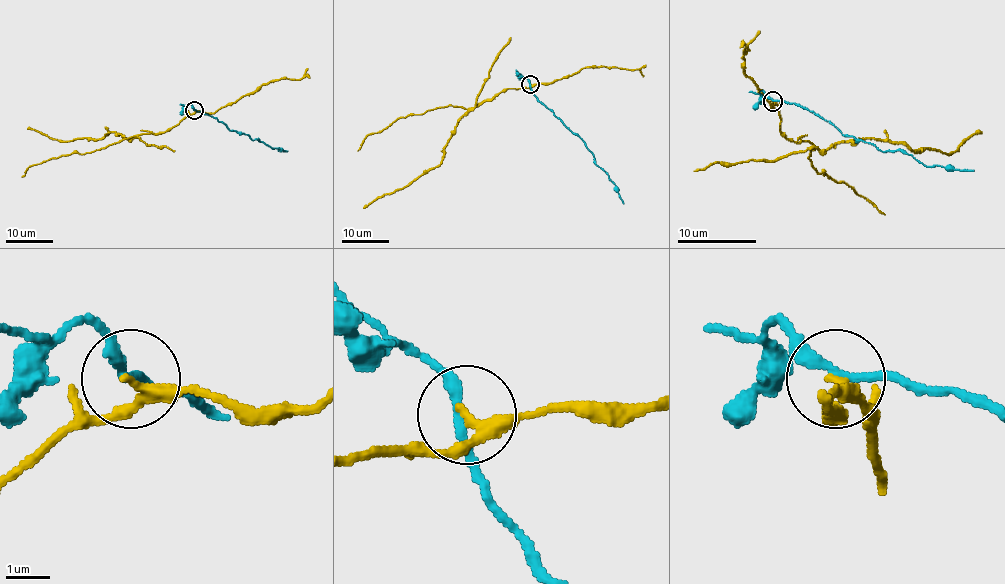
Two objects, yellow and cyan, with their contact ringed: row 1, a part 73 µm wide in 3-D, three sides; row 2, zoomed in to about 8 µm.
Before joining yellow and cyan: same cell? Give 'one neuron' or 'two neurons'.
two neurons

